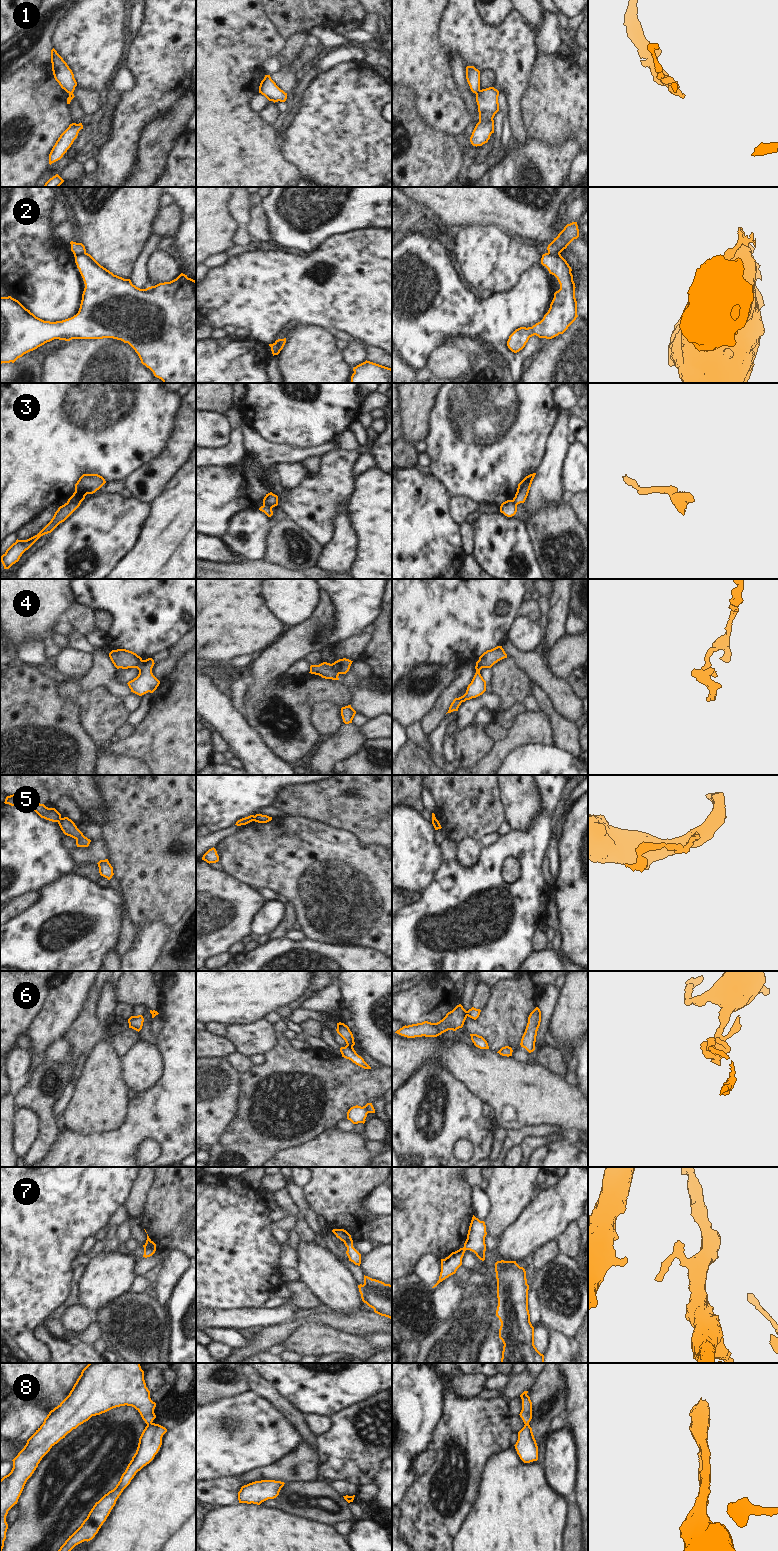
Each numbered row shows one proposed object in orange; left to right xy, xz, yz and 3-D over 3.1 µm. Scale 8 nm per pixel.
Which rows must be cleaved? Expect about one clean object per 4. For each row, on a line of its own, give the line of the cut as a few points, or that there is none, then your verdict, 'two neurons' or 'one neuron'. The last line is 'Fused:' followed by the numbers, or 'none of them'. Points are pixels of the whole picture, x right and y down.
1: yz (480, 90), (476, 94) | two neurons
2: xz (274, 343), (278, 347), (276, 354) | two neurons
3: xy (81, 500), (72, 500), (67, 503) | two neurons
4: xz (331, 664), (340, 673) | two neurons
5: xz (254, 816), (252, 820) | two neurons
6: xz (347, 1044), (352, 1047) | two neurons
7: xy (145, 1243), (155, 1249) | two neurons
8: xy (151, 1422), (147, 1425) | two neurons
Fused: 1, 2, 3, 4, 5, 6, 7, 8

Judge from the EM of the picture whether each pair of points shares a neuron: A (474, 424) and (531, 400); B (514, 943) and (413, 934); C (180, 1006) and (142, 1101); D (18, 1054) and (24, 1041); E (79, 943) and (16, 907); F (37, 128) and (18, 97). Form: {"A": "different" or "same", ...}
{"A": "same", "B": "same", "C": "same", "D": "different", "E": "different", "F": "same"}

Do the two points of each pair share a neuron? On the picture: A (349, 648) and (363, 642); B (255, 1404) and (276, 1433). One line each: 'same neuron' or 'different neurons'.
A: same neuron
B: same neuron

